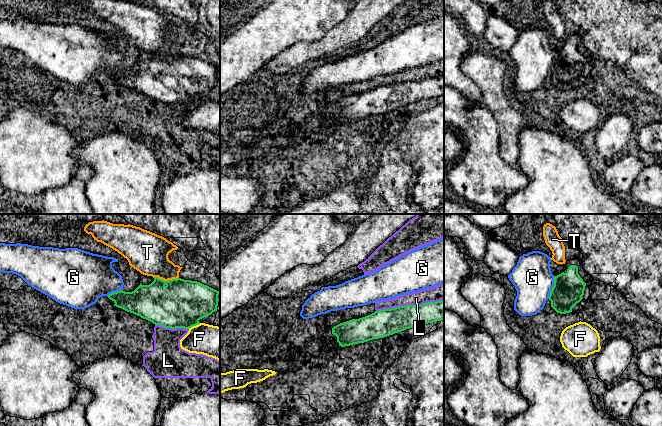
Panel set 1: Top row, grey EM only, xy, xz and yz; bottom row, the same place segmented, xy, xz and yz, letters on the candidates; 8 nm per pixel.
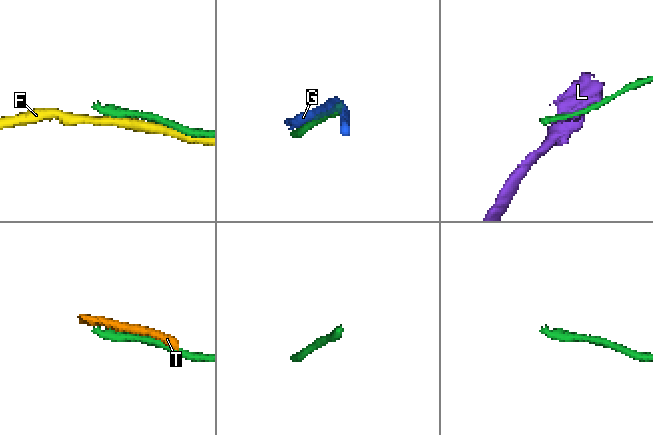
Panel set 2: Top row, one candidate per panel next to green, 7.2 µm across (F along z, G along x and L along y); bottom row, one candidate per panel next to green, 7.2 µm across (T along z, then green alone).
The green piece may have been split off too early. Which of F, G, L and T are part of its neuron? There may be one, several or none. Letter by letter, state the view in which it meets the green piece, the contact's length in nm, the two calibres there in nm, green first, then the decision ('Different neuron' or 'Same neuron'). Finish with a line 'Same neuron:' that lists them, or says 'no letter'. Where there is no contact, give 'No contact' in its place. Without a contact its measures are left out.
F: Touches green in xy. Shared border 110 nm. Thickness 380 nm (green) against 260 nm. Different neuron
G: Touches green in yz. Shared border 190 nm. Thickness 240 nm (green) against 320 nm. Different neuron
L: Touches green in xz. Shared border 550 nm. Thickness 220 nm (green) against 120 nm. Different neuron
T: Touches green in xy. Shared border 200 nm. Thickness 380 nm (green) against 300 nm. Different neuron
Same neuron: no letter

